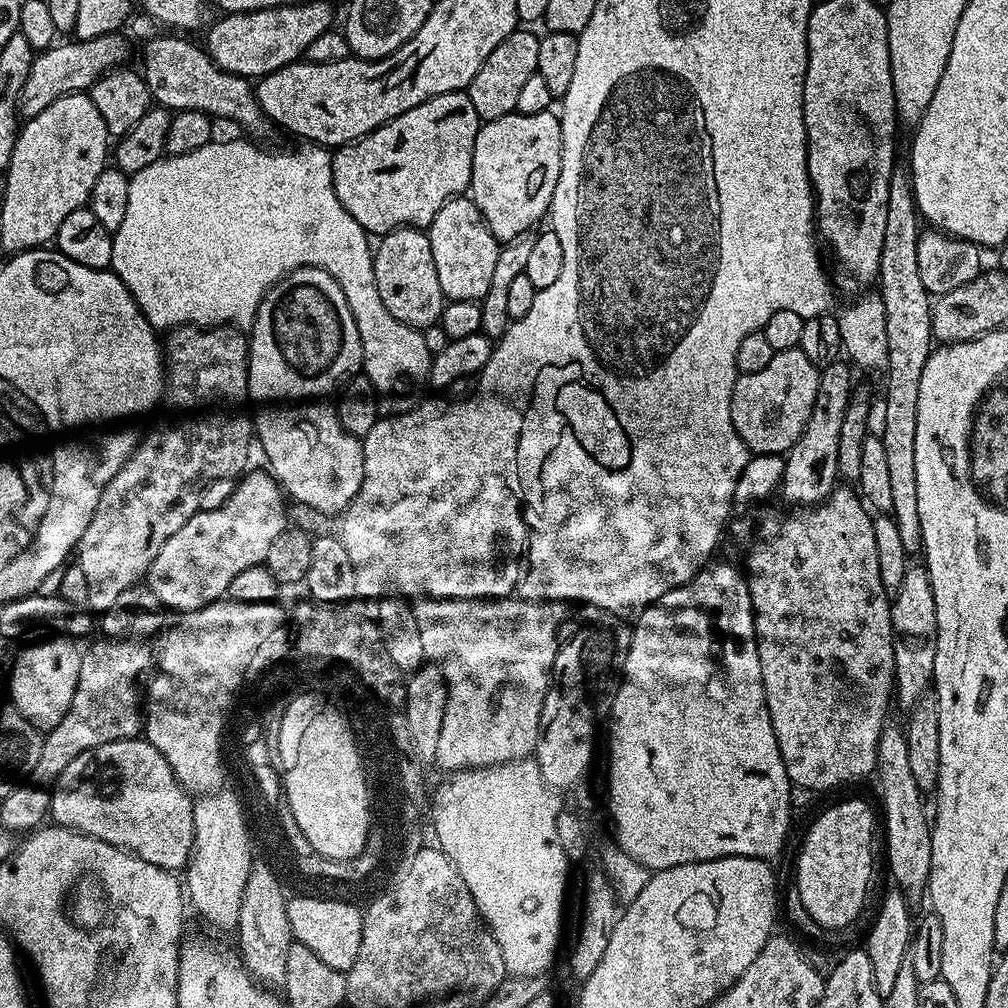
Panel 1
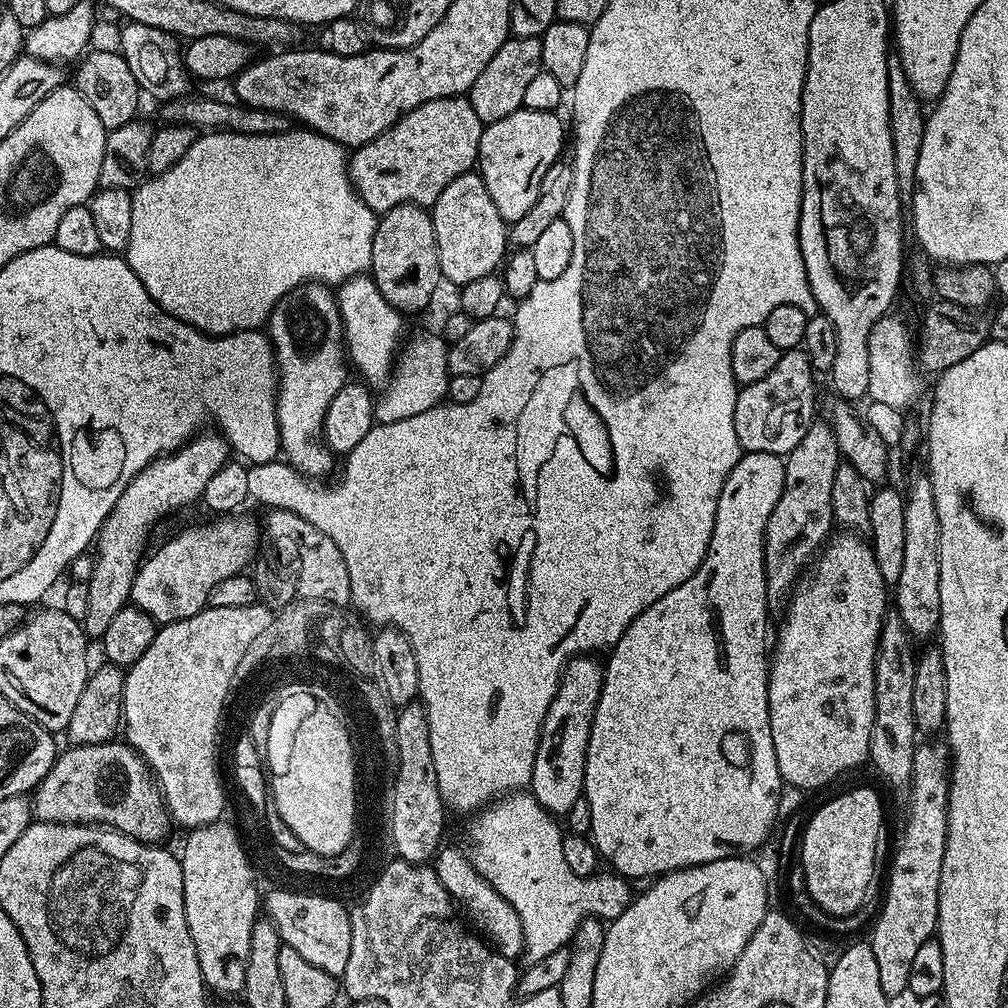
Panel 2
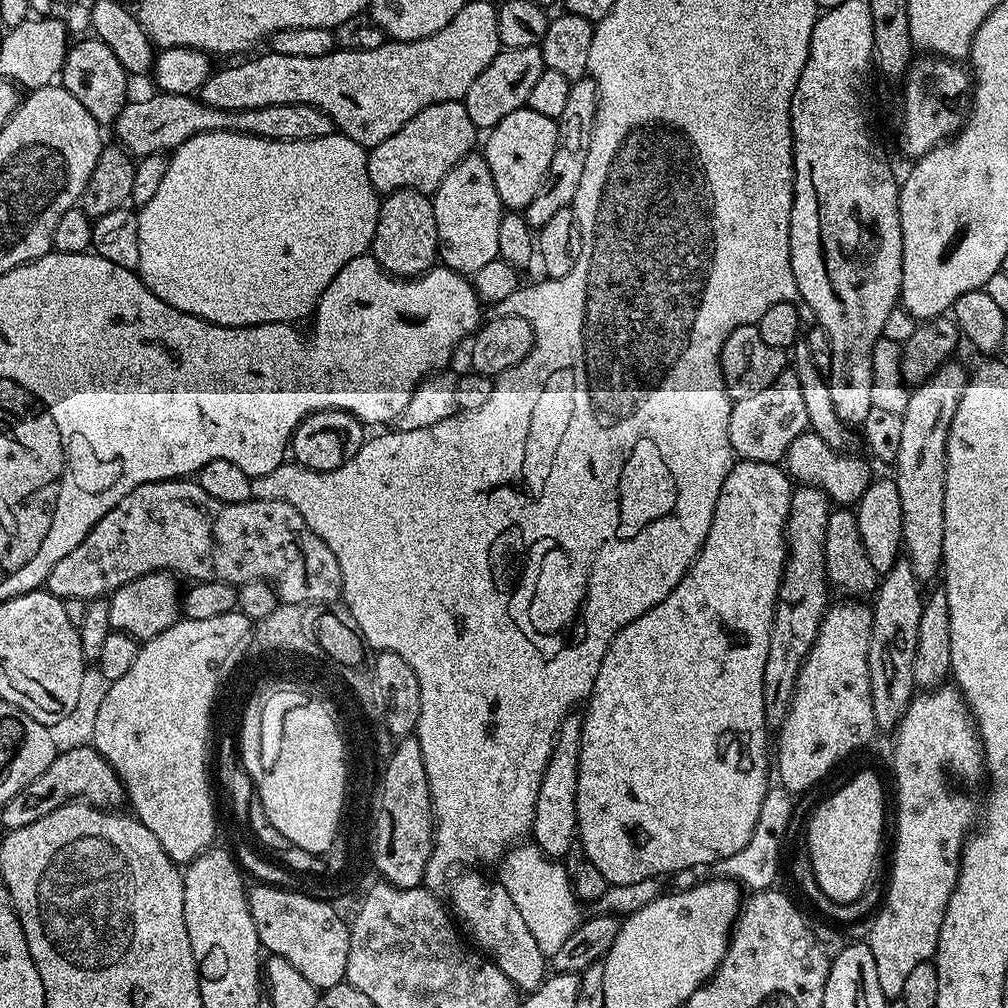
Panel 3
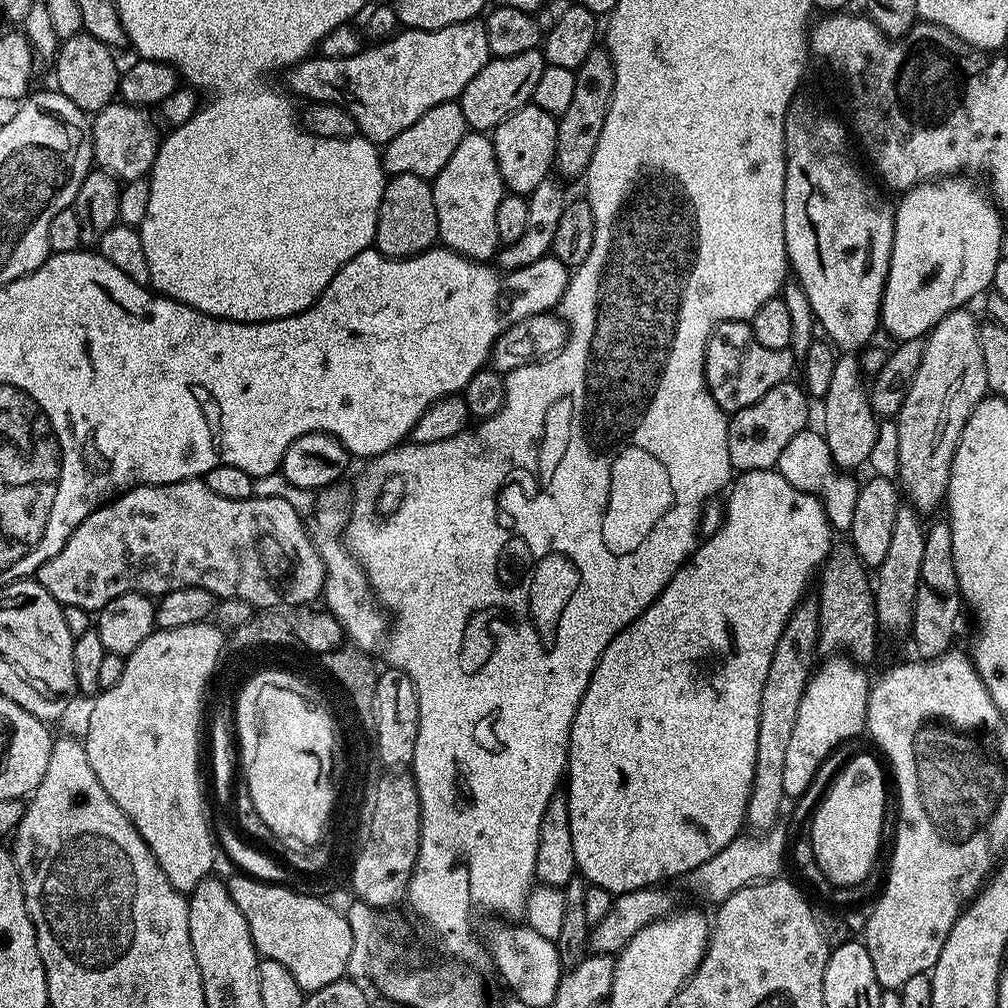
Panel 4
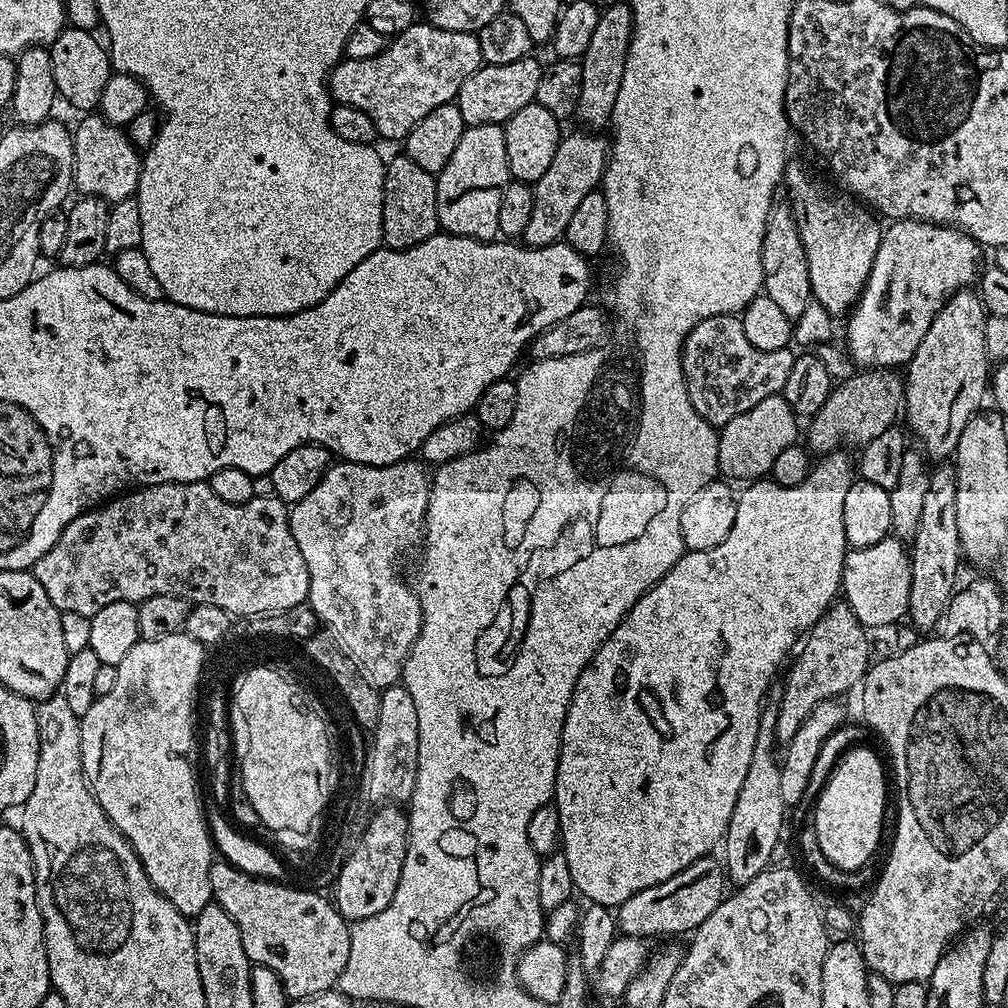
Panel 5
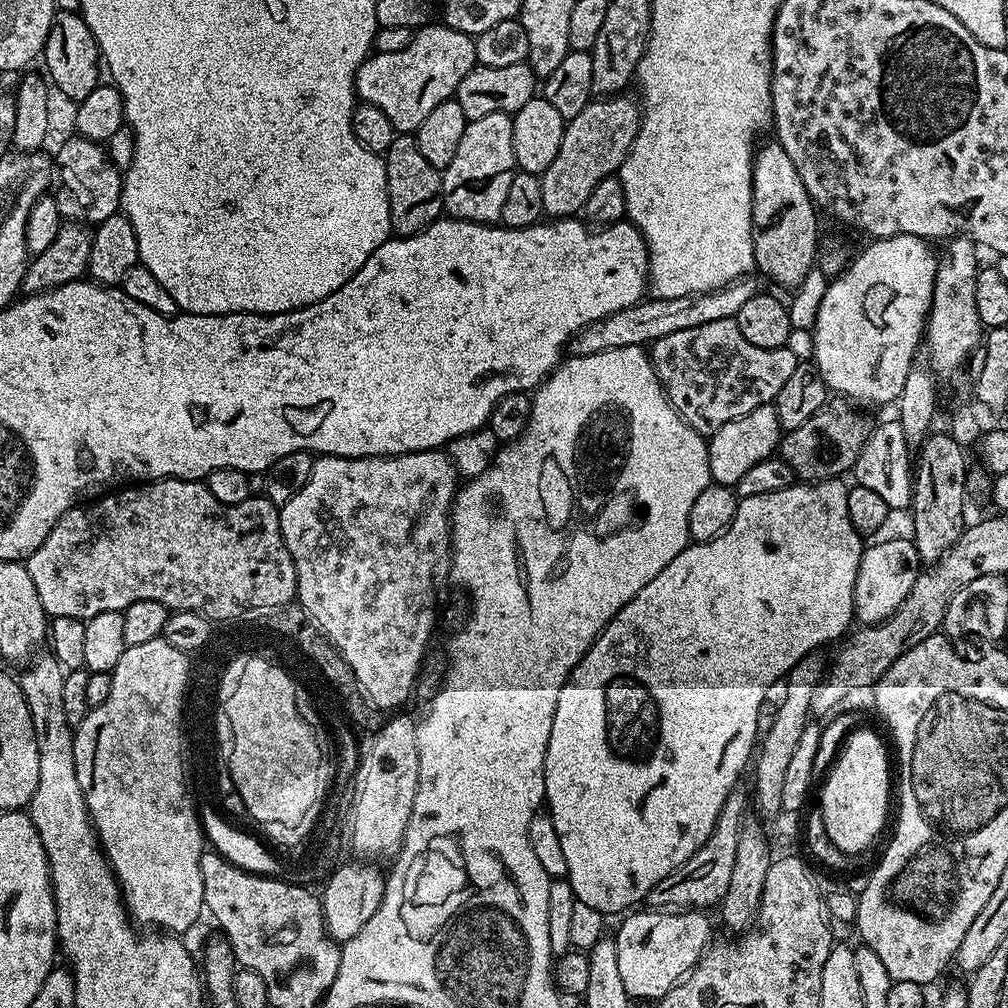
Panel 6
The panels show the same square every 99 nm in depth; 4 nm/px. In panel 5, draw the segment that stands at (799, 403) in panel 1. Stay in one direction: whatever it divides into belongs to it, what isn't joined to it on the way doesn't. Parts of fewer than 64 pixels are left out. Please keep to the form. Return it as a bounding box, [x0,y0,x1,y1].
[718,394,798,482]

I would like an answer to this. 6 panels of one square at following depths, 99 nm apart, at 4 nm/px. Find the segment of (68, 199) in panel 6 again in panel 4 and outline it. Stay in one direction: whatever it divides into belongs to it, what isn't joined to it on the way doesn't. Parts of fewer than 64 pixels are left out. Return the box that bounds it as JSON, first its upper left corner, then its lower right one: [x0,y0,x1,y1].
[91,102,162,182]

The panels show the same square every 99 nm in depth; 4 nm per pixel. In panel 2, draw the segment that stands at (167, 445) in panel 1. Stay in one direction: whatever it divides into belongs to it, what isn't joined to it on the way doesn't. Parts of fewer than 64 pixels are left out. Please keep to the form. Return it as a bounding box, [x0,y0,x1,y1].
[82,431,230,638]

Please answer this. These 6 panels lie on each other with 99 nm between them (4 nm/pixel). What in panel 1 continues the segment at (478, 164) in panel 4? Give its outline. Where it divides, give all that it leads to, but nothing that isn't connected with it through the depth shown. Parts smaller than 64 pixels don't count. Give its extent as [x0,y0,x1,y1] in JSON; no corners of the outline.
[426,194,501,302]

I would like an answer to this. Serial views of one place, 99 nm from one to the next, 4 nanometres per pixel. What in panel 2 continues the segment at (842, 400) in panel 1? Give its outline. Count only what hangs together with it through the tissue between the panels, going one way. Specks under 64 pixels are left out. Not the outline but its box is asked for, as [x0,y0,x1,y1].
[764,422,841,614]

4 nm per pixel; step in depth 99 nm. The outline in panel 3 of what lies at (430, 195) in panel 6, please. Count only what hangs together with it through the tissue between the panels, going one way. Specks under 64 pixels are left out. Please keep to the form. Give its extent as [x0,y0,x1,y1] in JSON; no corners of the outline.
[370,188,439,278]

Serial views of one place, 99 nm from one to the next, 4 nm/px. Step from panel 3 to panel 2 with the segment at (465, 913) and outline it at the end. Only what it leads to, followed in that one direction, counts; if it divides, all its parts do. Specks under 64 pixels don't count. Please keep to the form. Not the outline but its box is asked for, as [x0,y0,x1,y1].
[432,847,524,959]

